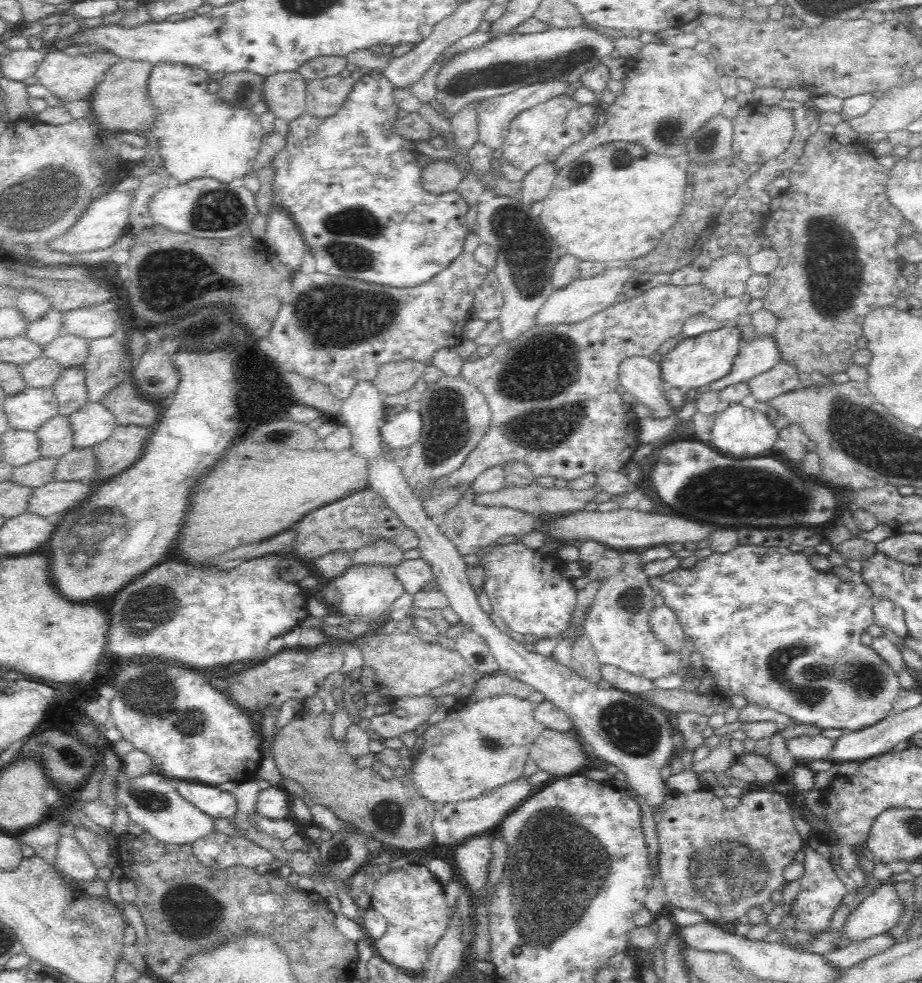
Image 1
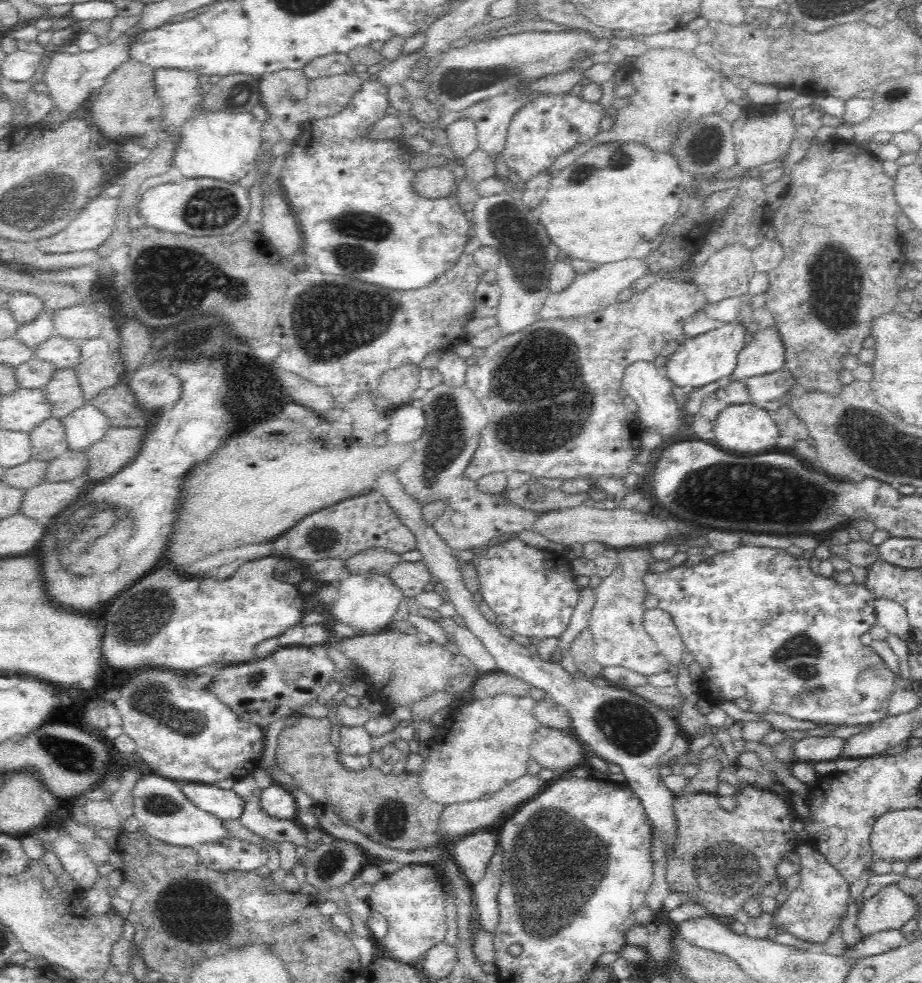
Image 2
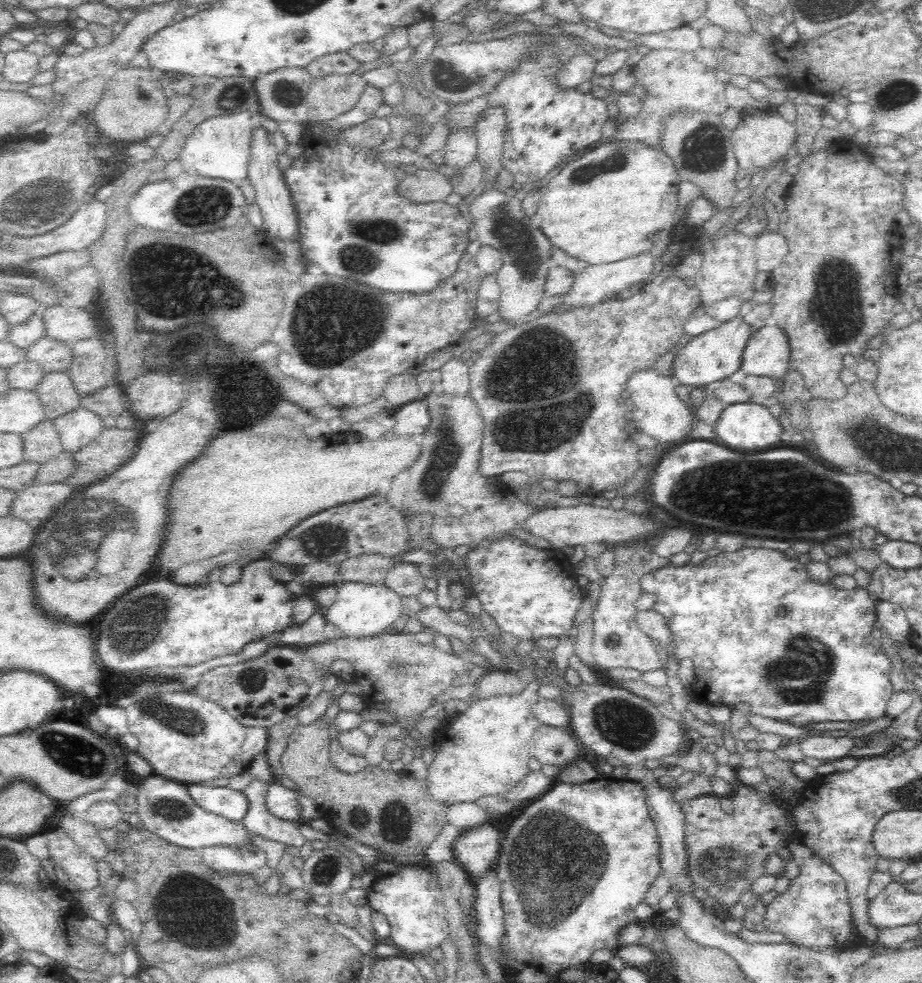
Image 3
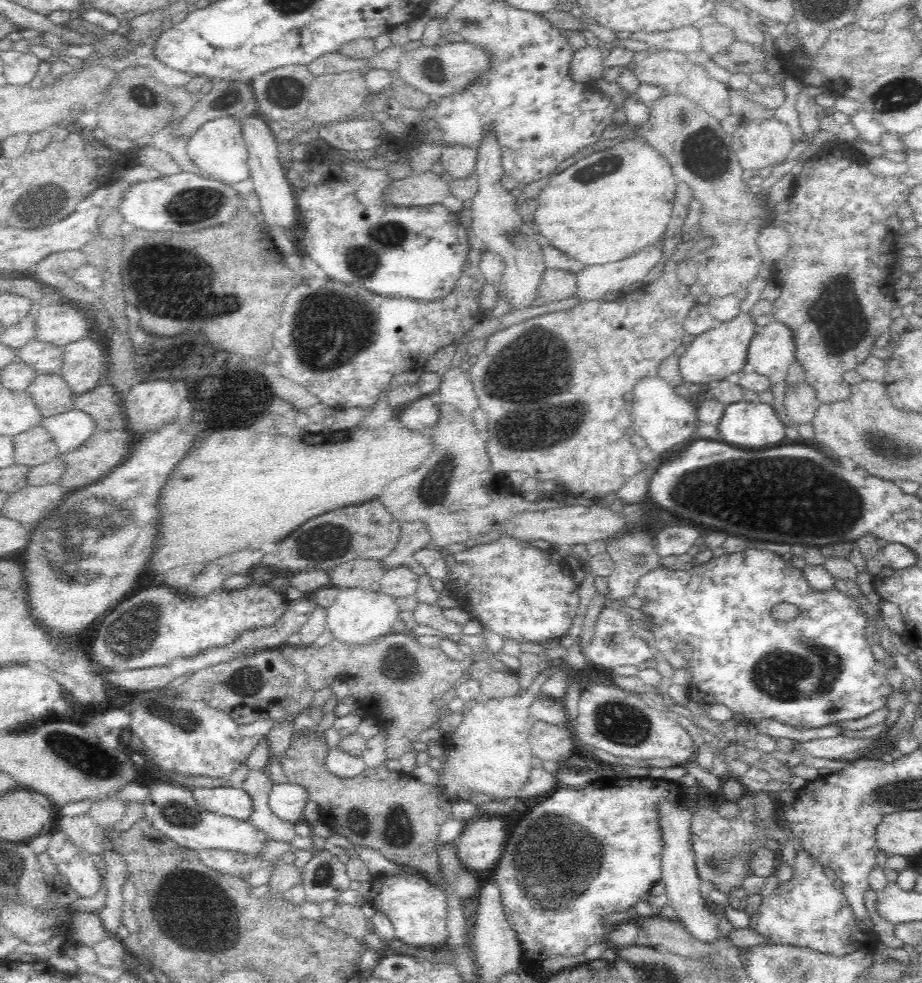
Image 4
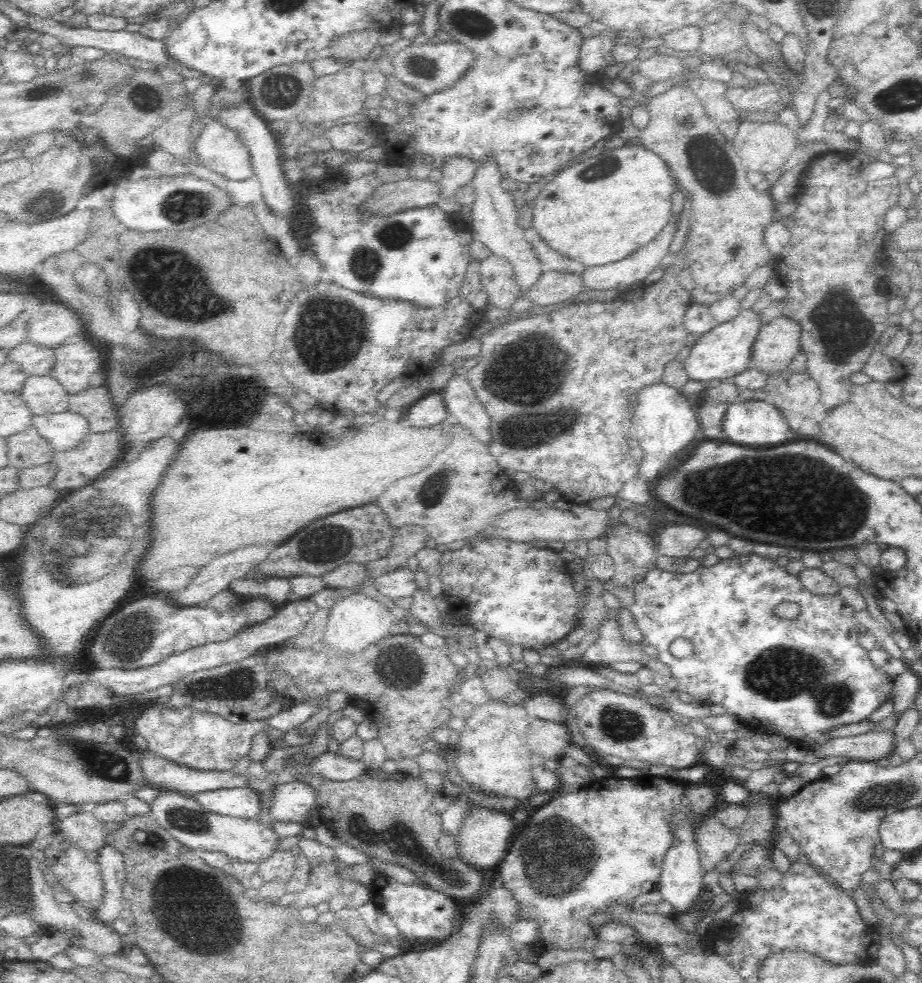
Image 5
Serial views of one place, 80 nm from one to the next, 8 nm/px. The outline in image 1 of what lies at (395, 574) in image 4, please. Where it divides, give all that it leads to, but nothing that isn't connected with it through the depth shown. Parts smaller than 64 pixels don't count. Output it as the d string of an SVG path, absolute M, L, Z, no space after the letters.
M421 556L416 560L404 559L393 571L403 592L412 596L434 581L430 565Z

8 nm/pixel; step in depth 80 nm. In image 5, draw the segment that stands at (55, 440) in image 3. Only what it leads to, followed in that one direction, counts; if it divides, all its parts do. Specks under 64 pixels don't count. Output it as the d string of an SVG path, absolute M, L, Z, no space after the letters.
M30 426L24 432L12 434L6 438L7 466L19 472L26 468L40 466L50 463L55 452L52 452L50 443L40 438L34 427Z

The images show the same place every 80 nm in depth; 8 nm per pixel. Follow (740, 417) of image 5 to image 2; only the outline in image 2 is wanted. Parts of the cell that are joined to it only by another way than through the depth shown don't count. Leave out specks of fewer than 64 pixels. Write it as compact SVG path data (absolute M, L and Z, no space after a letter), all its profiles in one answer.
M753 403L724 406L718 415L714 426L710 426L710 434L714 435L714 444L728 452L770 452L777 446L776 440L783 433L781 426L778 426L772 419L771 413L763 407Z

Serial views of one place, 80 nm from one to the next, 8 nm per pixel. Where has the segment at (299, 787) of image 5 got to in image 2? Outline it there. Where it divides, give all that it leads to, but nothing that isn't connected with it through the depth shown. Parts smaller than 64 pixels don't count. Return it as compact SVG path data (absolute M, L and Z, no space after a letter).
M272 783L262 791L262 809L273 820L290 821L297 817L297 803L291 792Z

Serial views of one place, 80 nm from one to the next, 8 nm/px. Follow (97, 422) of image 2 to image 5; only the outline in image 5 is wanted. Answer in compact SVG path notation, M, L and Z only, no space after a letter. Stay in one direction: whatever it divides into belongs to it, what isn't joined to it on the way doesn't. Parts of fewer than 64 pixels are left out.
M68 411L32 416L30 426L38 430L55 453L70 450L88 431L88 421Z

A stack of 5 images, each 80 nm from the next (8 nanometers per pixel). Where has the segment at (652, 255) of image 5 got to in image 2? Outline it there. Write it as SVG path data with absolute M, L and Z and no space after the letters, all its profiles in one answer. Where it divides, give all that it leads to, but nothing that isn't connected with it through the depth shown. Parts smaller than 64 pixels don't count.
M626 258L622 262L611 262L610 264L595 265L592 270L576 275L566 290L549 293L542 304L539 319L582 317L584 314L594 313L602 306L608 306L616 300L619 292L624 288L630 288L639 278L655 274L649 269L646 260L640 258Z

